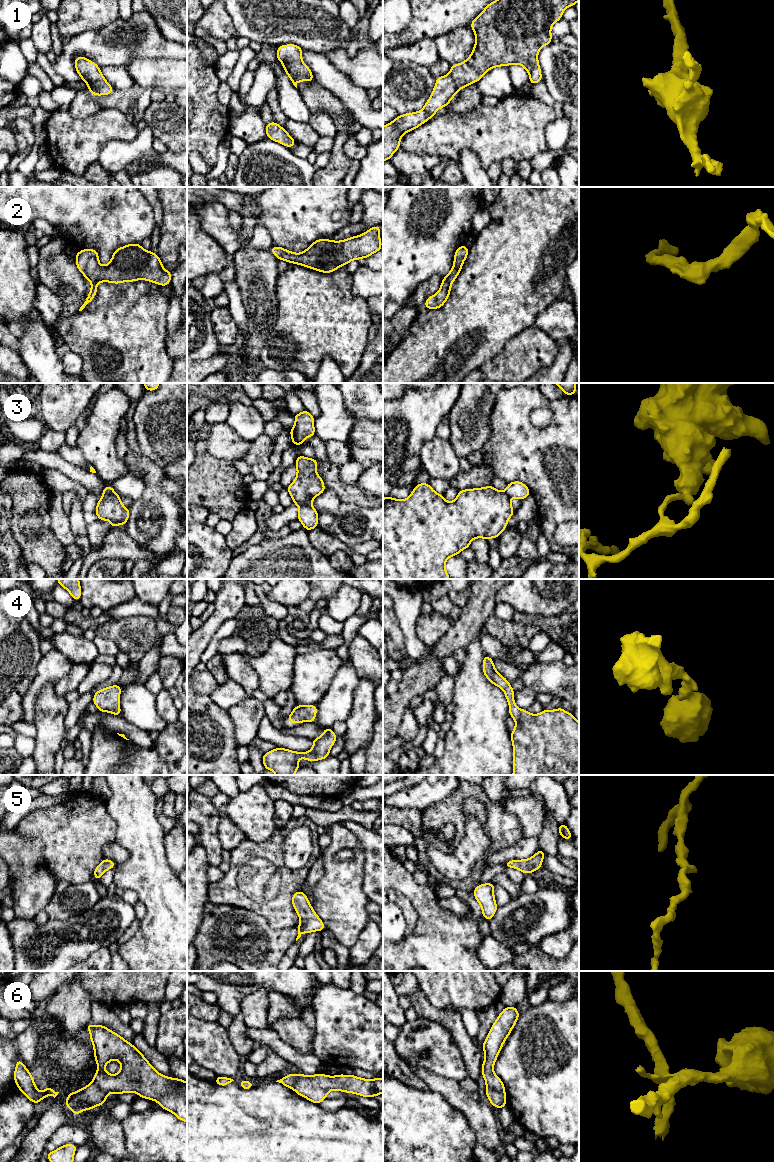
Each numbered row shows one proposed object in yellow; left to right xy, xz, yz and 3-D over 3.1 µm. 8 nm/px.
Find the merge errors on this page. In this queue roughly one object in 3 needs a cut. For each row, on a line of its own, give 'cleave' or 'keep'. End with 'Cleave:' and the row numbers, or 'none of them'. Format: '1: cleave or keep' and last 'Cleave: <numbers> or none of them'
1: keep
2: keep
3: cleave
4: keep
5: keep
6: cleave
Cleave: 3, 6

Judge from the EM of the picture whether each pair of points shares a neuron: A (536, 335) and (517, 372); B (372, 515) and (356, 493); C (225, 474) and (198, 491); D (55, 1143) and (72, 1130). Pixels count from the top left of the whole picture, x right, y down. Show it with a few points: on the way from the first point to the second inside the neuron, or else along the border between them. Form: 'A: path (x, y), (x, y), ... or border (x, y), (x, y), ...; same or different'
A: path (533, 344), (517, 363); same
B: border (342, 502), (372, 508); different
C: path (218, 481), (205, 484); same
D: path (59, 1139), (68, 1133); same

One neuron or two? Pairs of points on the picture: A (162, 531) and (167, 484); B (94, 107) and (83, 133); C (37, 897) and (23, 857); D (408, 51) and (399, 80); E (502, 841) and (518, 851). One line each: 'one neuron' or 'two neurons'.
A: two neurons
B: two neurons
C: one neuron
D: two neurons
E: two neurons

